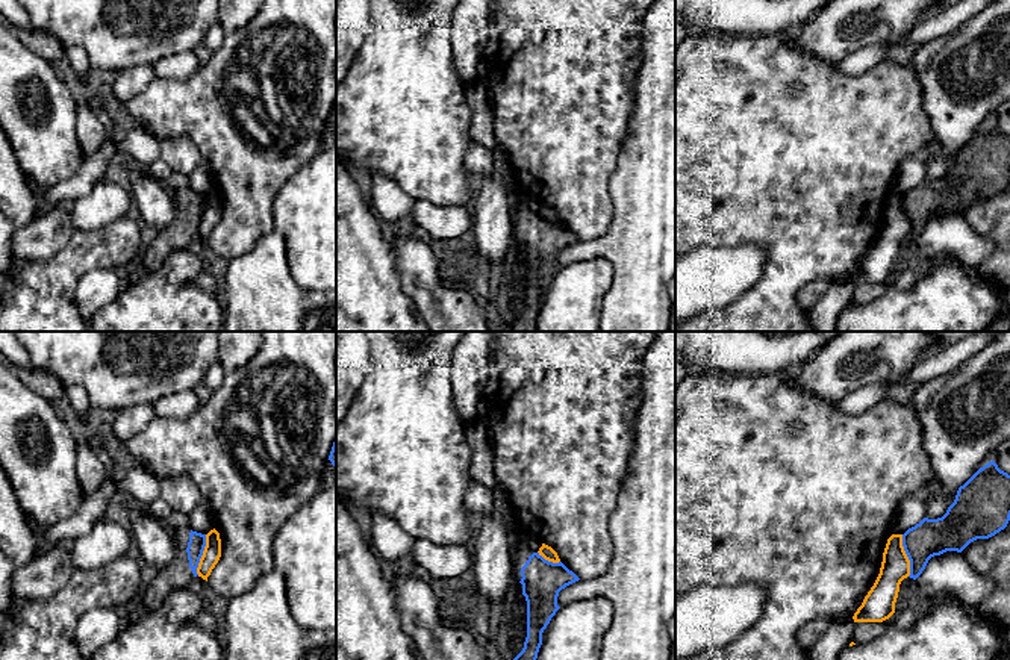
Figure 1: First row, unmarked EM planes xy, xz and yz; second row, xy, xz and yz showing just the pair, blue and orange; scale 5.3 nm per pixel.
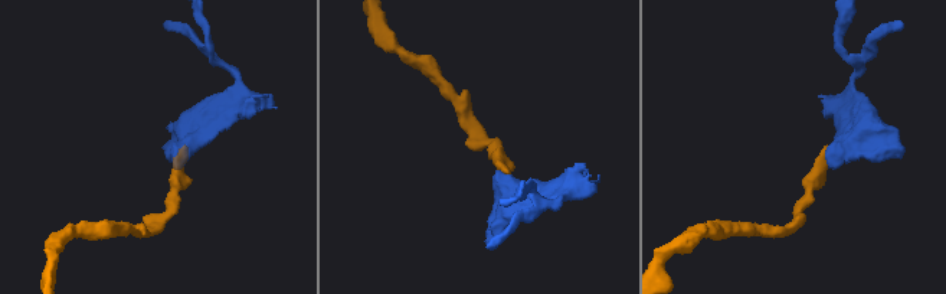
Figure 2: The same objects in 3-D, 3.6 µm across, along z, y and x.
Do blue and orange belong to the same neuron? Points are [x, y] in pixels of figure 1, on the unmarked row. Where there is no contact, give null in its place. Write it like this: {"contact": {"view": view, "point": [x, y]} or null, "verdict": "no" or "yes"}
{"contact": {"view": "yz", "point": [907, 217]}, "verdict": "no"}

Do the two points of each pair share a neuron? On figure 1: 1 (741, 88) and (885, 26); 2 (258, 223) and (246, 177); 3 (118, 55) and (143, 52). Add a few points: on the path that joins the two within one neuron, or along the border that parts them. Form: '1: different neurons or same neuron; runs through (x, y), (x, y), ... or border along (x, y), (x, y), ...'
1: different neurons; border along (809, 55), (832, 65)
2: same neuron; runs through (247, 212), (246, 188)
3: same neuron; runs through (124, 53), (137, 52)

